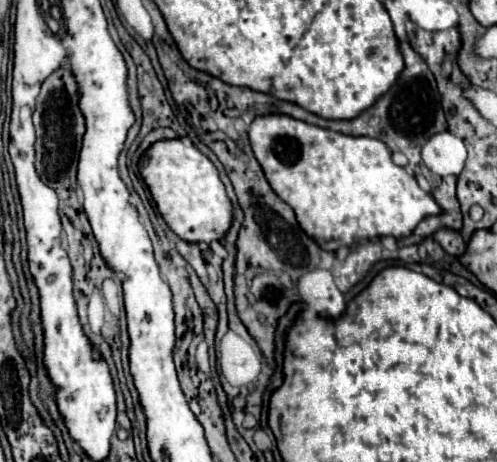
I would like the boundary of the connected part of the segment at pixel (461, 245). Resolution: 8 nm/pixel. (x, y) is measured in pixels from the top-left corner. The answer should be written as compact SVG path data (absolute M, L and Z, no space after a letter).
M438 229L434 233L434 241L442 245L442 249L454 257L460 257L466 251L466 243L462 239L462 235L454 229Z

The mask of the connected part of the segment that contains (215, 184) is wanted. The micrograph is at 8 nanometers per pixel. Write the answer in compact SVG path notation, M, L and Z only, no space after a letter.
M162 139L162 141L152 143L139 162L139 172L141 179L148 185L150 193L152 193L152 199L154 199L162 219L180 239L184 239L188 243L210 243L210 241L222 239L226 235L226 231L230 229L230 223L232 223L230 199L226 195L226 189L224 189L212 161L206 155L202 155L190 141Z

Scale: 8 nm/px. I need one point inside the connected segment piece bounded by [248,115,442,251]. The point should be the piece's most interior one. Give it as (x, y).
(343, 189)

